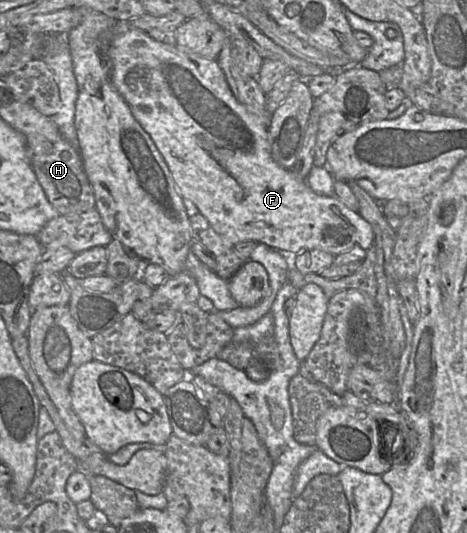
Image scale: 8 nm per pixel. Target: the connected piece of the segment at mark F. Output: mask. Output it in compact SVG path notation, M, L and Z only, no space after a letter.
M136 28L122 29L113 37L108 58L113 86L150 135L183 199L195 205L229 246L253 241L293 254L318 249L334 256L354 248L371 248L375 238L373 227L358 212L333 196L314 192L305 180L274 161L267 127L231 93L216 60L158 42Z

